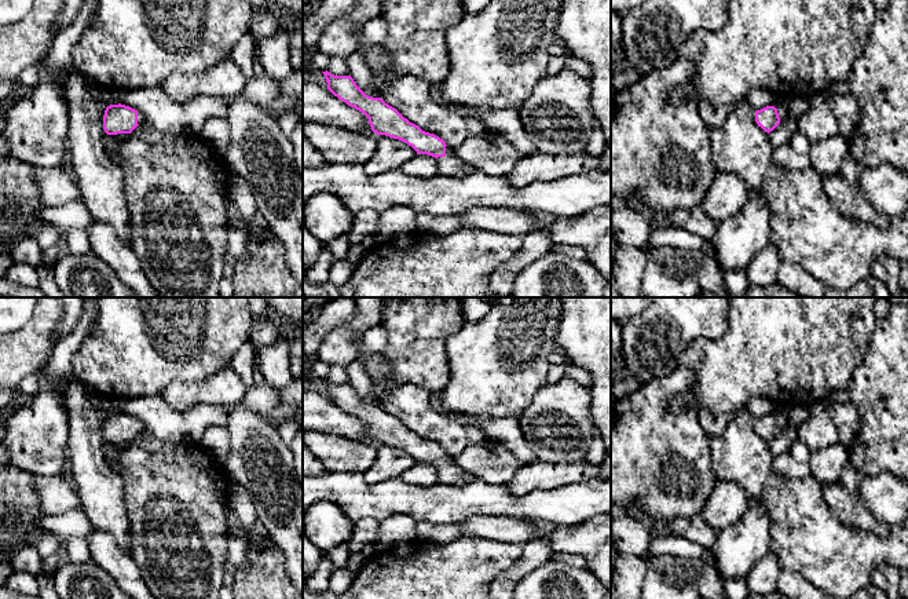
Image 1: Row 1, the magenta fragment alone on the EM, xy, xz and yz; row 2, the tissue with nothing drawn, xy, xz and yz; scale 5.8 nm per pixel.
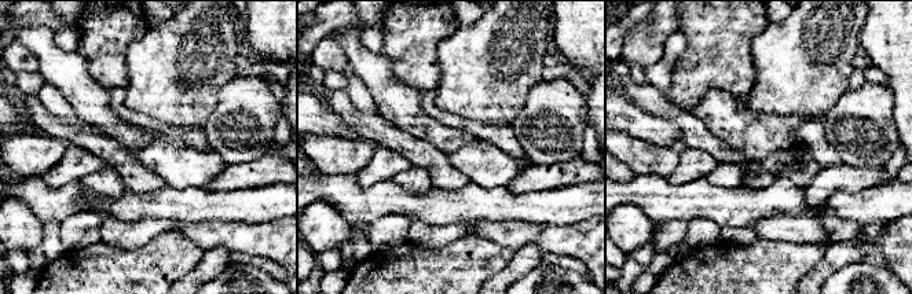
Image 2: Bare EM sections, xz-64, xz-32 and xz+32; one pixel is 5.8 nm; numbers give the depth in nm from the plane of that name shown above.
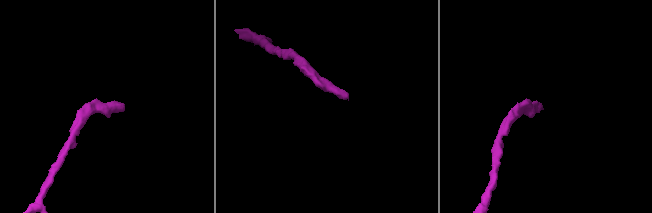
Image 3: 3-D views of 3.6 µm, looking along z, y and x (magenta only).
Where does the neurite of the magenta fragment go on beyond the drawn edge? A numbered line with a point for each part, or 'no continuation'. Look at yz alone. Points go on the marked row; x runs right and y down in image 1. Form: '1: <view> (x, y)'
1: yz (782, 105)

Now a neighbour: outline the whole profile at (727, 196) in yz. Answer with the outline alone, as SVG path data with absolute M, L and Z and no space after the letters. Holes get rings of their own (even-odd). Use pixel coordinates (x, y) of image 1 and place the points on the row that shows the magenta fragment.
M718 172L699 208L717 223L737 215L748 200L746 183L735 174Z

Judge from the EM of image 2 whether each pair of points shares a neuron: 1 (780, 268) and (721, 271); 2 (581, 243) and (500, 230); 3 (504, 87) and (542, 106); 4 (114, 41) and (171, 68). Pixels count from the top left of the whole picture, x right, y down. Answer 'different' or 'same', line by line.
1: same
2: same
3: different
4: different

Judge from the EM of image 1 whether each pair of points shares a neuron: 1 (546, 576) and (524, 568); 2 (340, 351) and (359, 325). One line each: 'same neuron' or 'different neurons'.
1: different neurons
2: same neuron

